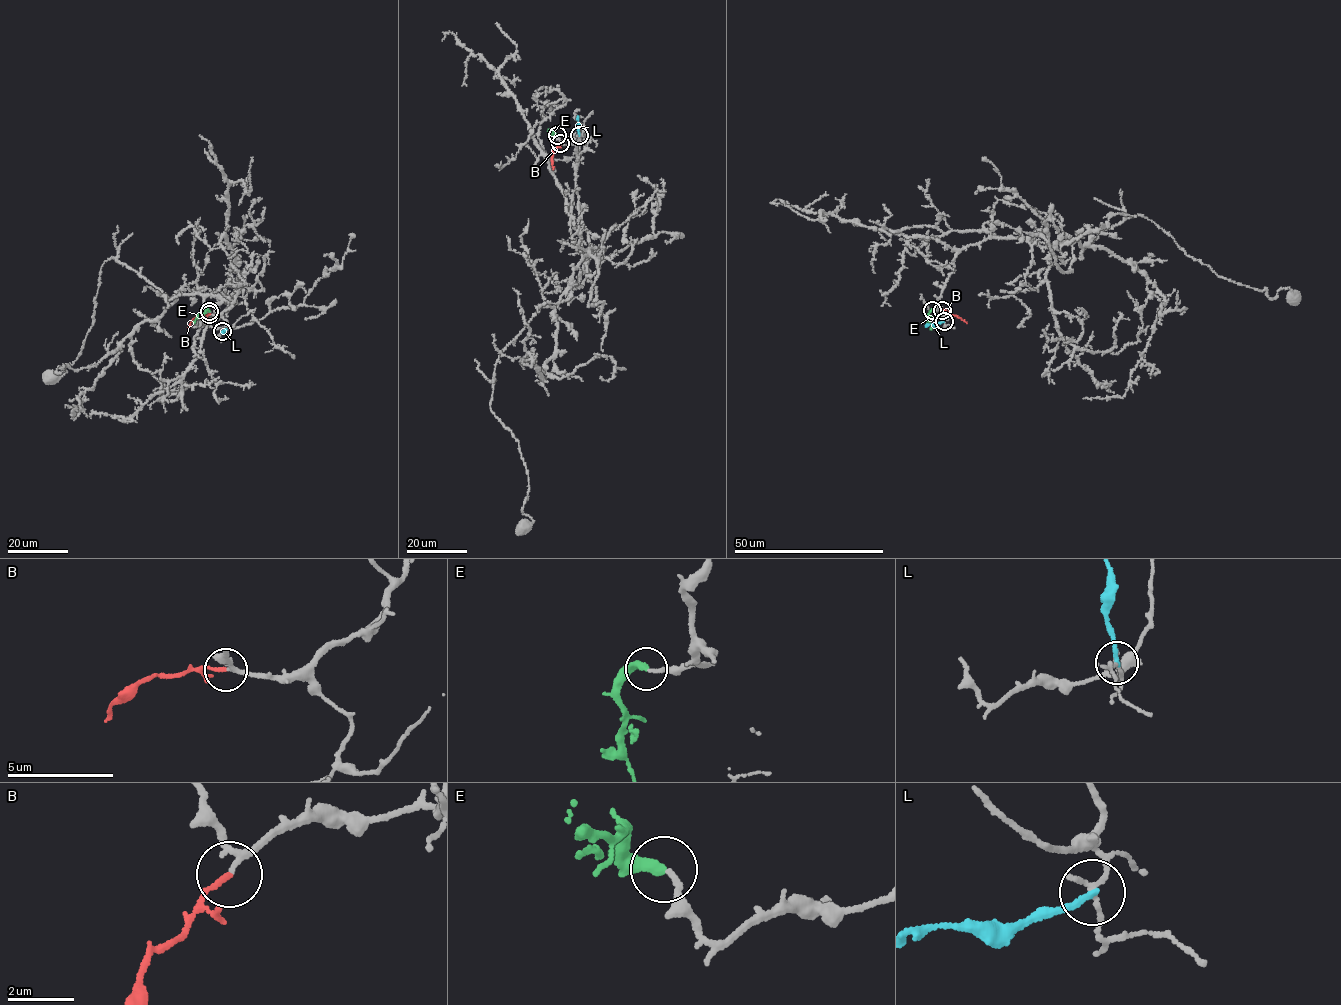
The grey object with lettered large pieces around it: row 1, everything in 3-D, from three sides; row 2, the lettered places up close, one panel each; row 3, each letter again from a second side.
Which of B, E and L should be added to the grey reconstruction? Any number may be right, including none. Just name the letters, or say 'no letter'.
B, E

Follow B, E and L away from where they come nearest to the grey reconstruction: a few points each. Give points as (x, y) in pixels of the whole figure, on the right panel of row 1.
B: (942, 309), (967, 323)
E: (932, 310), (929, 312), (930, 329)
L: (943, 321), (925, 326)

